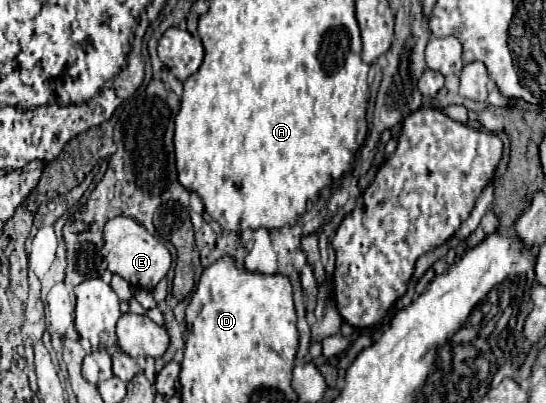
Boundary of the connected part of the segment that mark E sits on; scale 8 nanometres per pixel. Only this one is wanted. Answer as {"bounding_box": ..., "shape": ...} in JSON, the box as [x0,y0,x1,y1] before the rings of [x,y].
{"bounding_box":[104,215,172,291],"shape":[[[118,215],[104,225],[104,259],[112,273],[118,273],[136,289],[148,289],[148,291],[152,291],[166,277],[172,263],[166,245],[162,245],[132,217],[124,215]]]}

